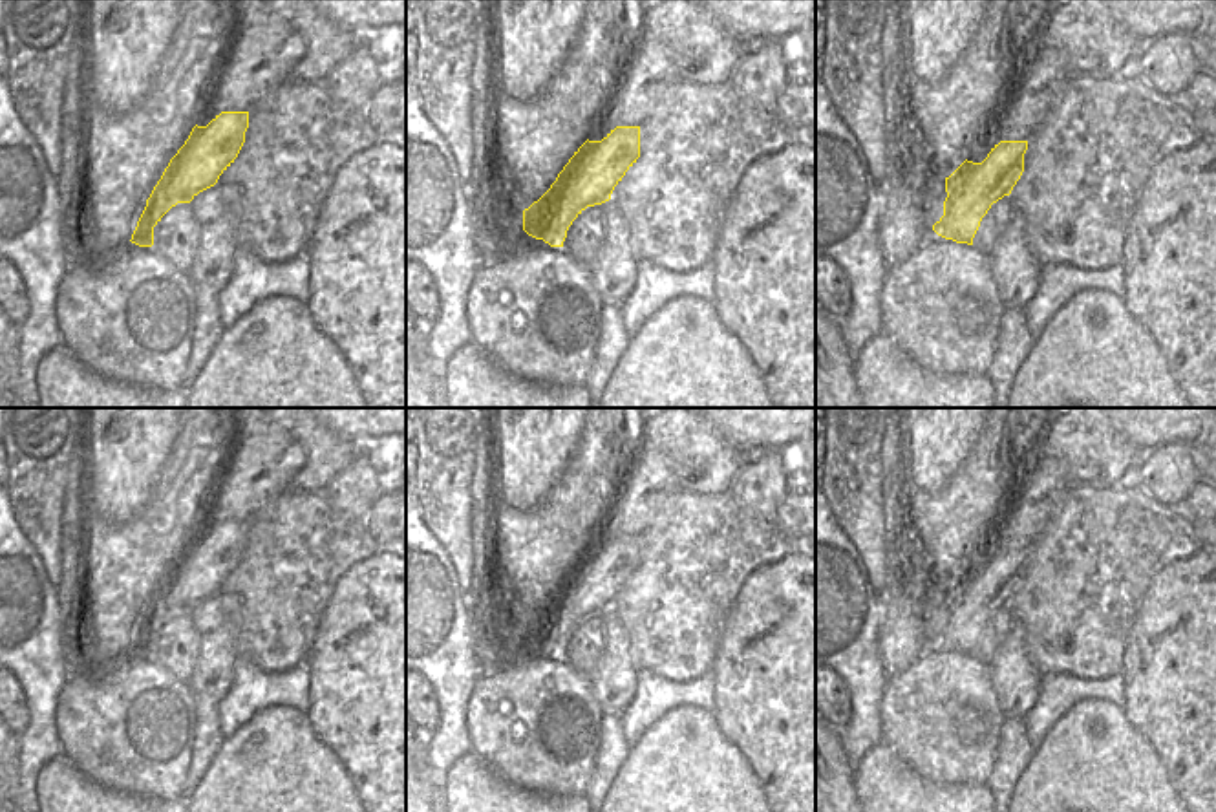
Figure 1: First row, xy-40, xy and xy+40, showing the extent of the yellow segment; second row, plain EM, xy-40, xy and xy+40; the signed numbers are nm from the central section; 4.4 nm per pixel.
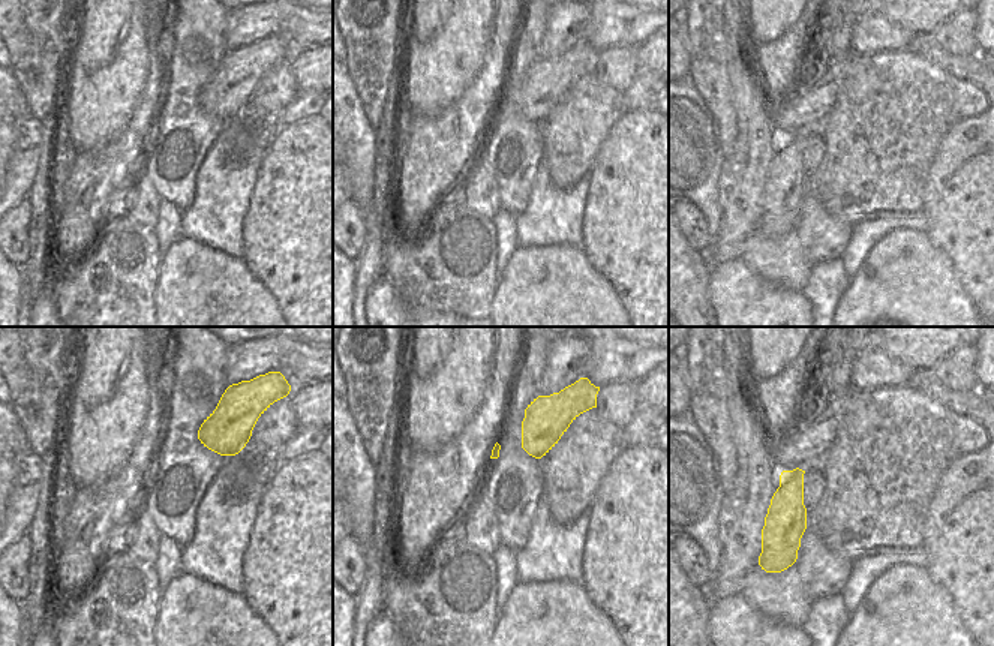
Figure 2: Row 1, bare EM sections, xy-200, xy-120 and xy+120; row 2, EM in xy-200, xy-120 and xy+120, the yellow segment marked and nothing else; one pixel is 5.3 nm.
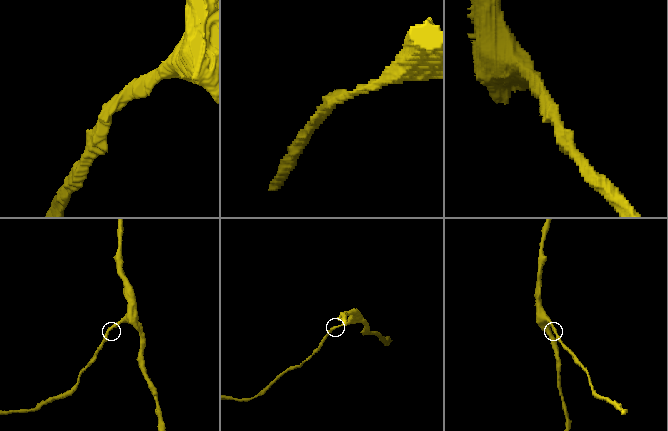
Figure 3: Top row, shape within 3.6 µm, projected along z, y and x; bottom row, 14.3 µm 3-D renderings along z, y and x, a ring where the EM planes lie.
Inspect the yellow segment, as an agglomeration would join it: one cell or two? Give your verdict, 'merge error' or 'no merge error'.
no merge error

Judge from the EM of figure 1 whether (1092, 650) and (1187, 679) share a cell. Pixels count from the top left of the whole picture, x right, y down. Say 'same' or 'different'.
different

